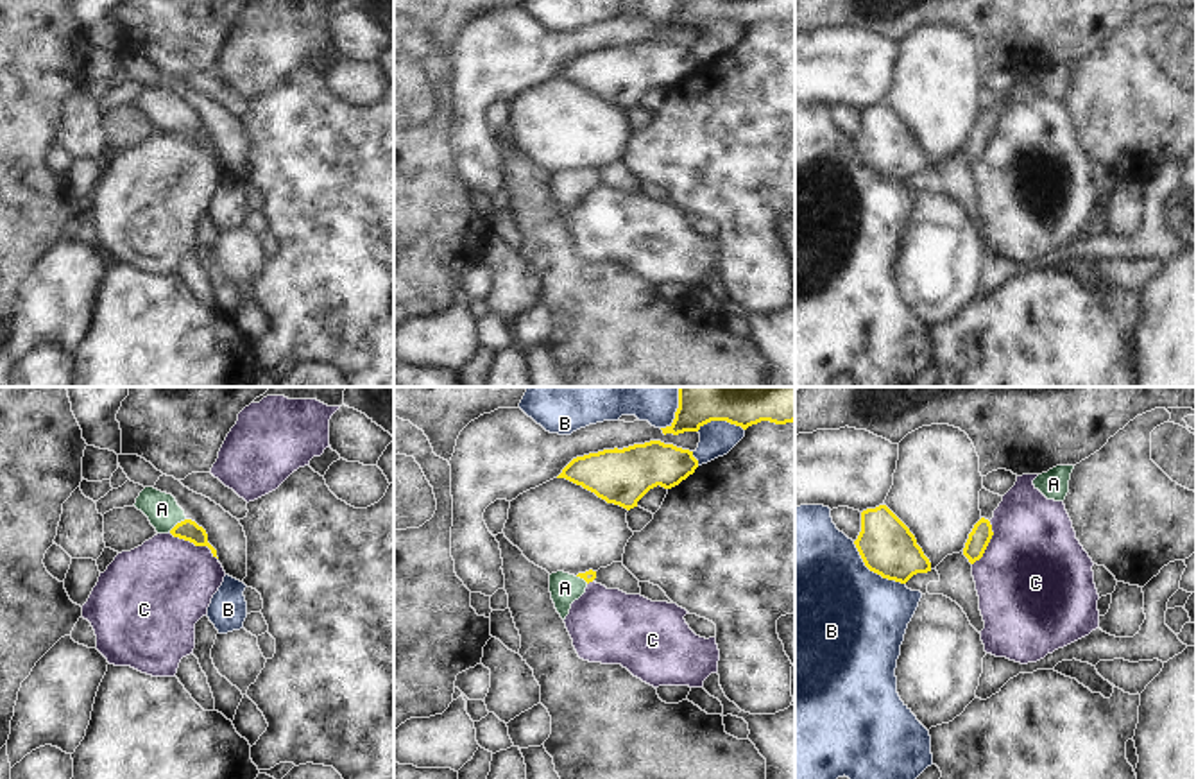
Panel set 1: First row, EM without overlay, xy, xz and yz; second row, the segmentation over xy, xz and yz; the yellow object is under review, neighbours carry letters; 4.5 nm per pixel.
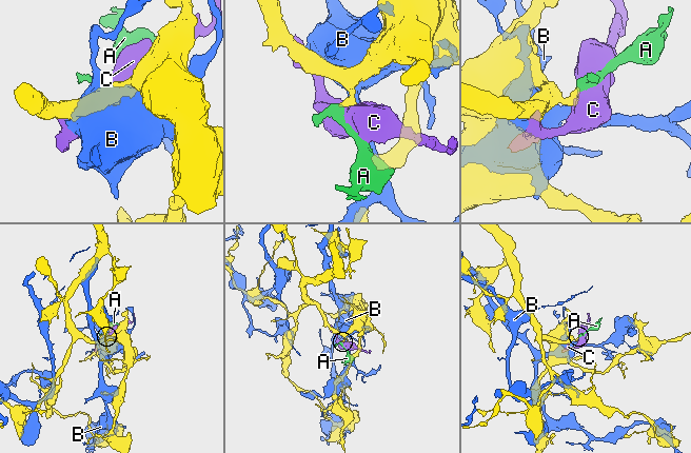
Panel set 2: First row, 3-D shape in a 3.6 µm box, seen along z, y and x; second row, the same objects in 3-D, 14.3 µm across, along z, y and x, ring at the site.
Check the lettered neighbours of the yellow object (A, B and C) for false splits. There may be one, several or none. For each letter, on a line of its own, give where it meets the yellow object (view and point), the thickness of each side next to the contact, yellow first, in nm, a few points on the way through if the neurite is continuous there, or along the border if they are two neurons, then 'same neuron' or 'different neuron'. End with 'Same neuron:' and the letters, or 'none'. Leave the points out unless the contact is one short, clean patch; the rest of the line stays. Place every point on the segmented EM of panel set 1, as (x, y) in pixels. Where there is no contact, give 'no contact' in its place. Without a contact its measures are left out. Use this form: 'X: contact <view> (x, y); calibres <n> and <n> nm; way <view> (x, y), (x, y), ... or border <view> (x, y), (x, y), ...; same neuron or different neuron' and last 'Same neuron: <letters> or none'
A: contact xy (178, 523); calibres 90 and 150 nm; way xy (188, 530), (178, 523), (162, 509); same neuron
B: contact yz (874, 572); calibres 260 and 500 nm; different neuron
C: contact xy (194, 543); calibres 90 and 420 nm; border xy (169, 532), (196, 545), (205, 545), (217, 559); different neuron
Same neuron: A

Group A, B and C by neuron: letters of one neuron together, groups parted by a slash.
A / B / C

